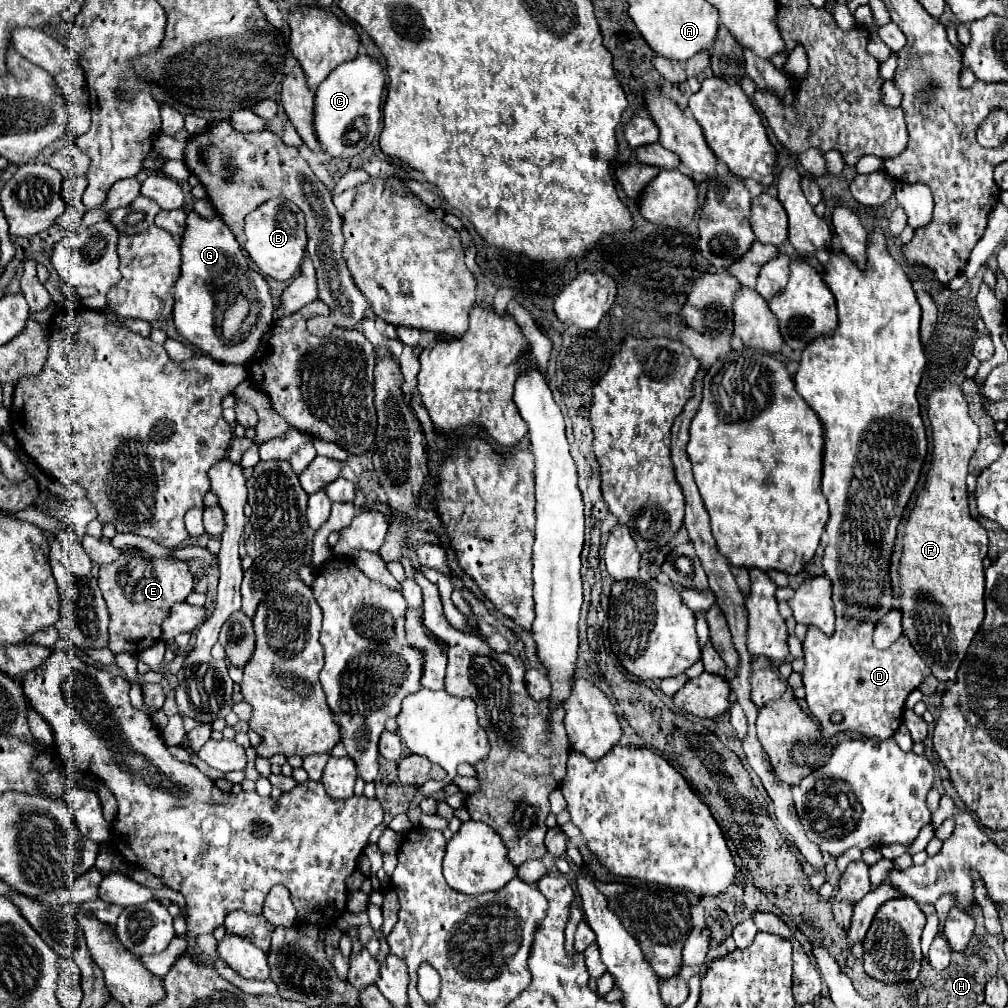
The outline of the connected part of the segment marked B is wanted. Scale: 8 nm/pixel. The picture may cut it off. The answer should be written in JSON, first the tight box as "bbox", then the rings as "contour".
{"bbox":[245,198,307,282],"contour":[[[273,198],[261,204],[261,208],[255,208],[245,218],[245,250],[249,258],[255,262],[259,272],[263,276],[271,276],[275,280],[287,282],[291,280],[305,258],[305,246],[307,246],[307,232],[305,232],[305,216],[297,204],[291,200]]]}

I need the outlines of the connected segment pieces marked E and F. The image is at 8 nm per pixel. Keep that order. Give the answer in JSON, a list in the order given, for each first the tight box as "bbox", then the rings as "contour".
[{"bbox":[99,548,193,654],"contour":[[[127,548],[121,556],[99,568],[99,588],[111,614],[109,648],[115,654],[139,654],[161,638],[161,624],[173,604],[183,602],[193,592],[193,576],[183,560],[157,560],[139,548]]]},{"bbox":[901,386,987,682],"contour":[[[943,386],[941,390],[935,390],[929,396],[929,420],[931,420],[931,428],[933,428],[933,460],[931,460],[931,468],[927,474],[927,482],[925,482],[925,490],[919,492],[917,502],[915,502],[915,510],[909,516],[909,524],[905,528],[905,540],[903,540],[903,558],[901,558],[901,612],[903,612],[903,632],[909,636],[913,648],[919,652],[919,656],[929,664],[929,668],[933,670],[933,676],[937,676],[941,682],[949,682],[955,680],[957,676],[957,668],[961,664],[961,660],[965,658],[965,652],[969,648],[969,644],[973,642],[973,636],[979,632],[981,628],[981,620],[985,618],[985,568],[983,568],[983,558],[987,556],[987,532],[985,528],[971,516],[969,512],[969,494],[967,494],[967,466],[969,460],[973,458],[977,446],[979,446],[979,428],[977,424],[969,418],[967,414],[967,402],[961,394],[961,388],[957,386]]]}]

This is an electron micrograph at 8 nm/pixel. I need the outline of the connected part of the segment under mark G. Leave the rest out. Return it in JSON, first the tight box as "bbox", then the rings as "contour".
{"bbox":[173,212,275,364],"contour":[[[189,212],[187,228],[181,242],[181,256],[183,264],[181,276],[175,282],[175,306],[173,306],[173,320],[177,332],[217,362],[247,364],[255,356],[263,336],[271,328],[271,314],[275,310],[275,304],[267,280],[249,266],[249,258],[245,256],[241,244],[237,242],[233,232],[229,232],[227,224],[219,216],[203,218],[197,216],[197,212]]]}

